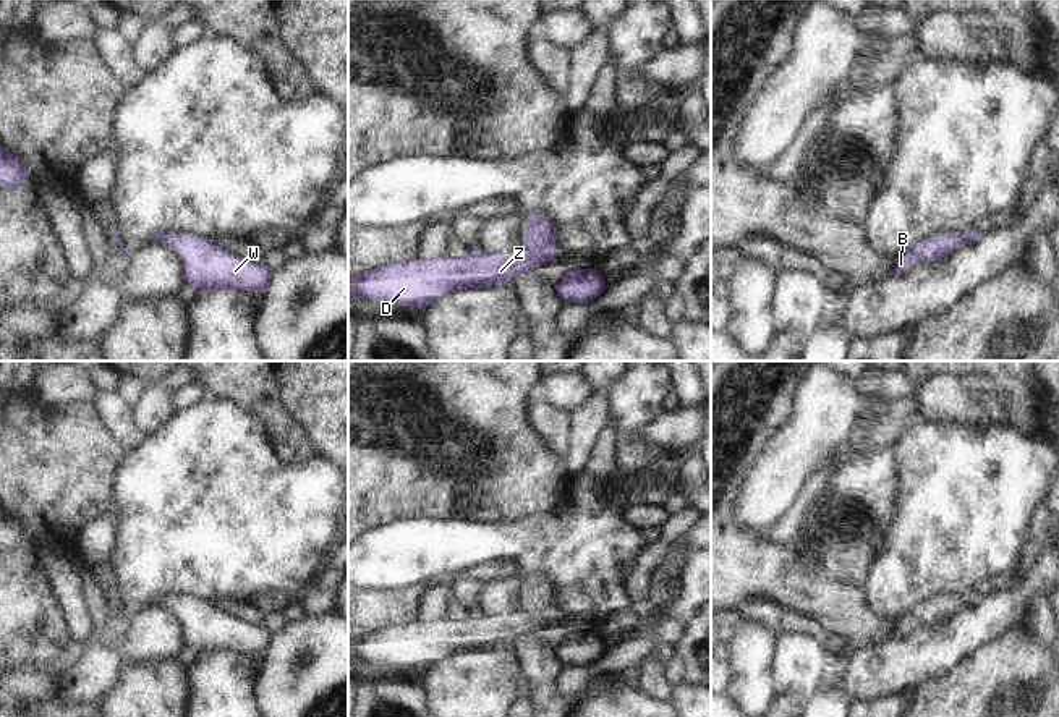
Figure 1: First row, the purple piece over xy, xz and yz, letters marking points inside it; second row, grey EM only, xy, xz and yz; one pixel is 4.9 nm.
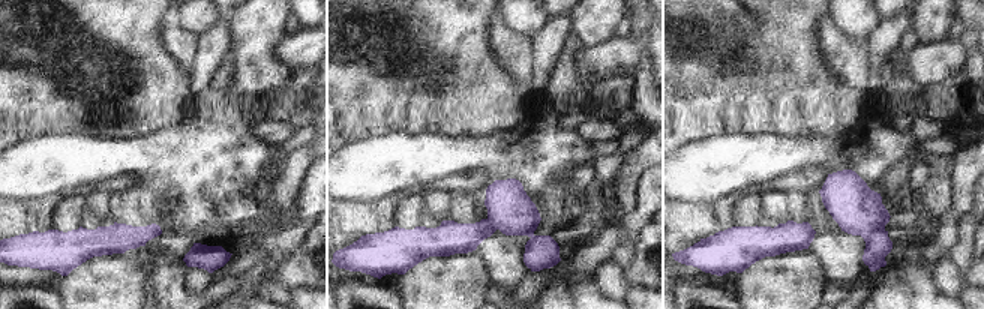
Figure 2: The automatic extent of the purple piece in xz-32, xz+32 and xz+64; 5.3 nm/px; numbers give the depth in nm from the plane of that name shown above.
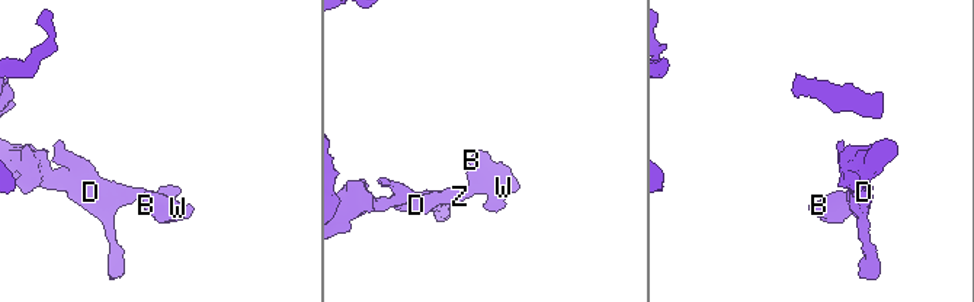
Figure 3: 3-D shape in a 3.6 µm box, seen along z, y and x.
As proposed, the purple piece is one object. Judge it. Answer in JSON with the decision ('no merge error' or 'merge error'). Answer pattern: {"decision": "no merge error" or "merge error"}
{"decision": "no merge error"}

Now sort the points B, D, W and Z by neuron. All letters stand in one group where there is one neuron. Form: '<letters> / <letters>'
B D W Z

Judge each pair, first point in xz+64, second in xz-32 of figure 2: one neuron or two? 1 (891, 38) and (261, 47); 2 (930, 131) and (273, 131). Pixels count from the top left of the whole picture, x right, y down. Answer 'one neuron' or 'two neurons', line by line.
1: two neurons
2: one neuron

